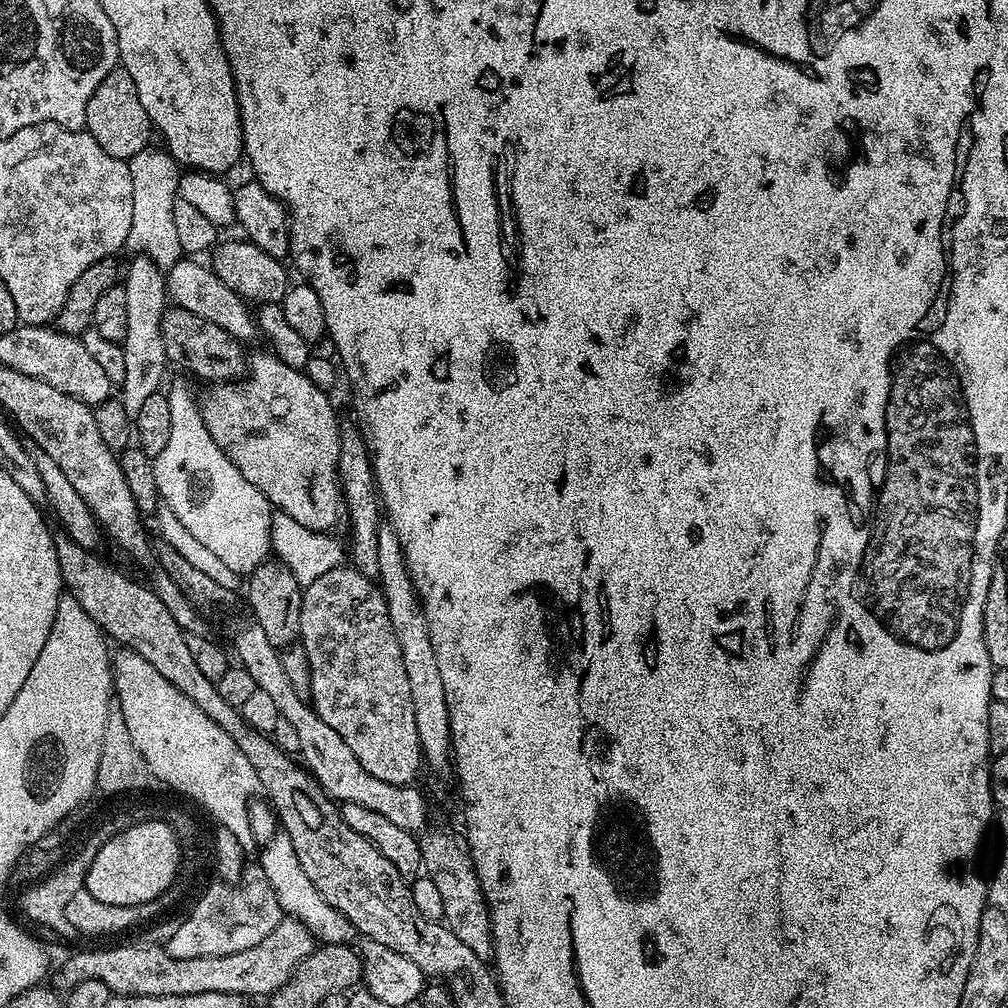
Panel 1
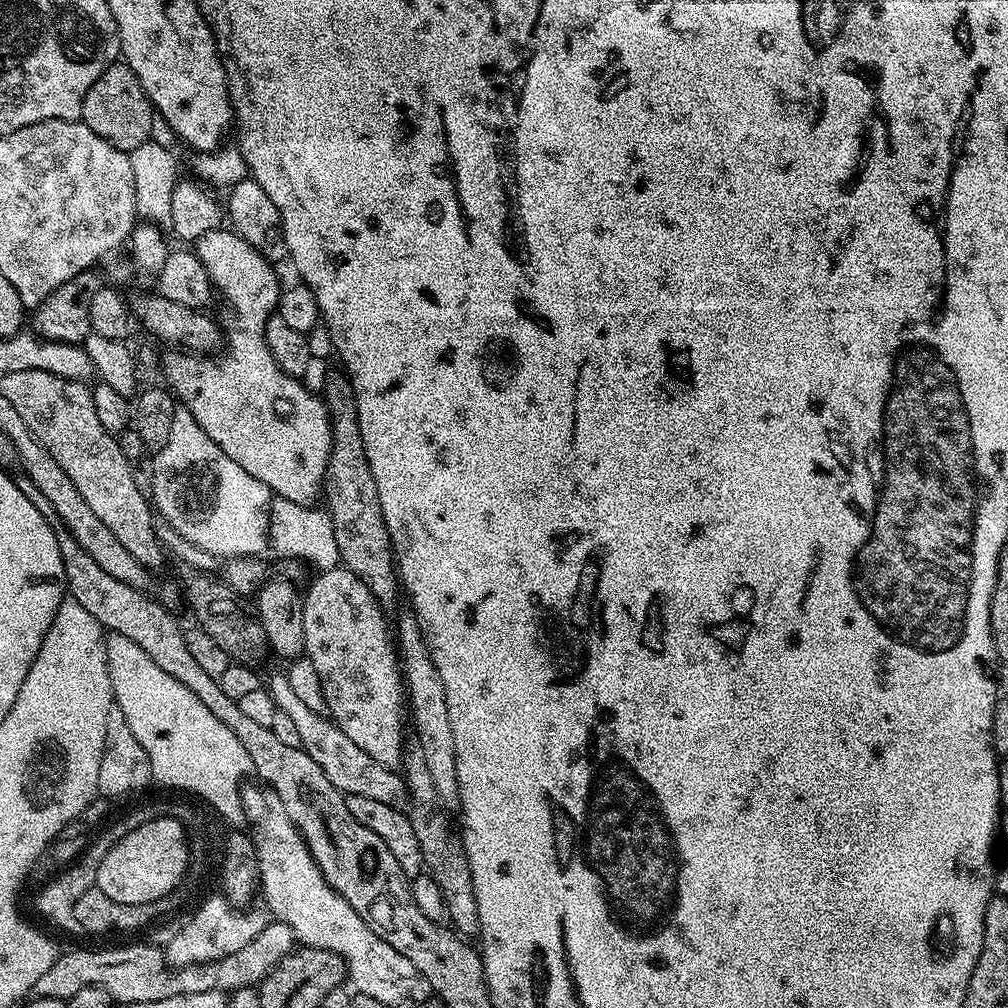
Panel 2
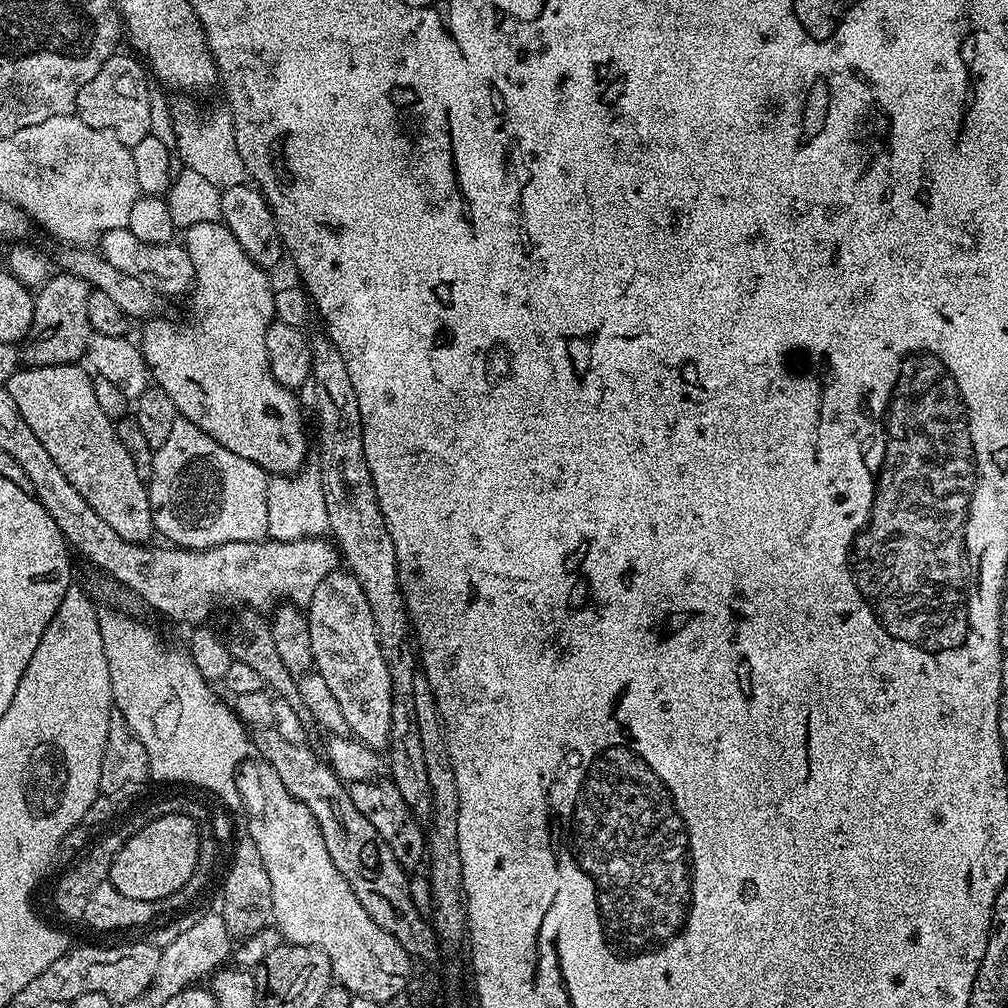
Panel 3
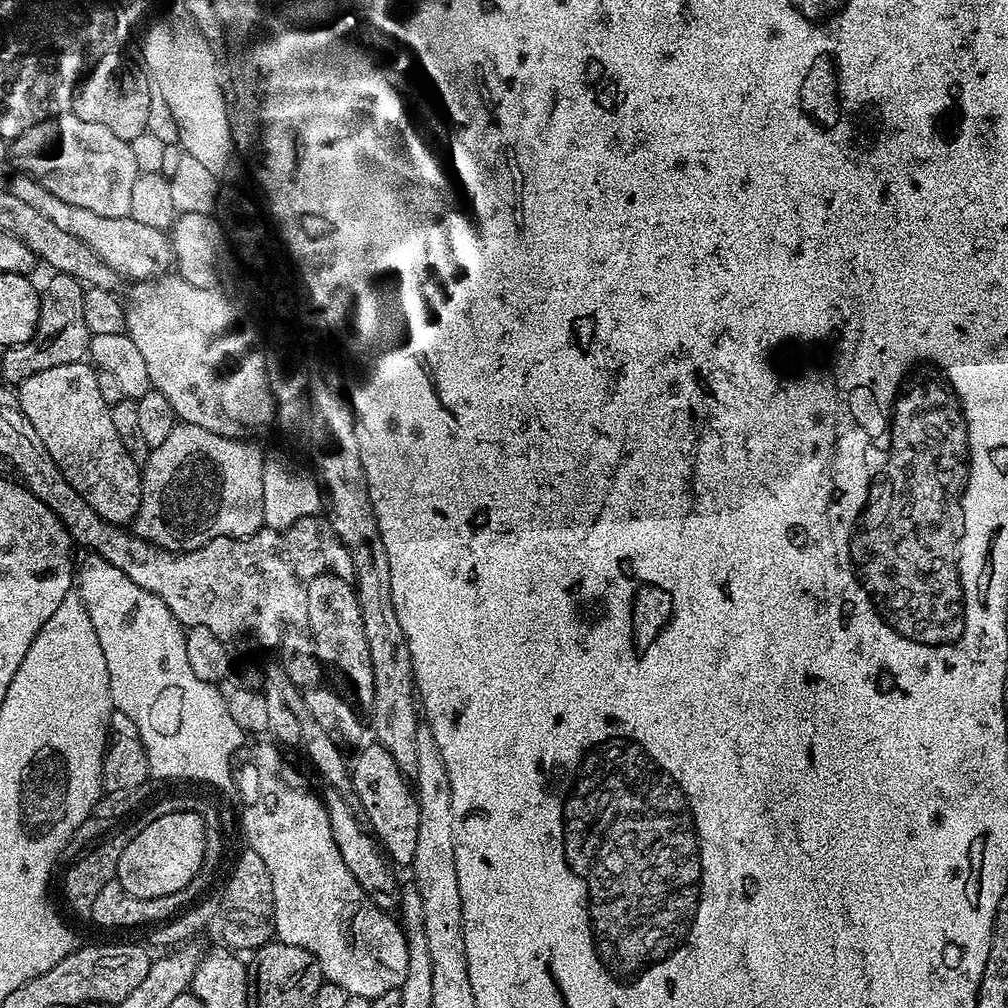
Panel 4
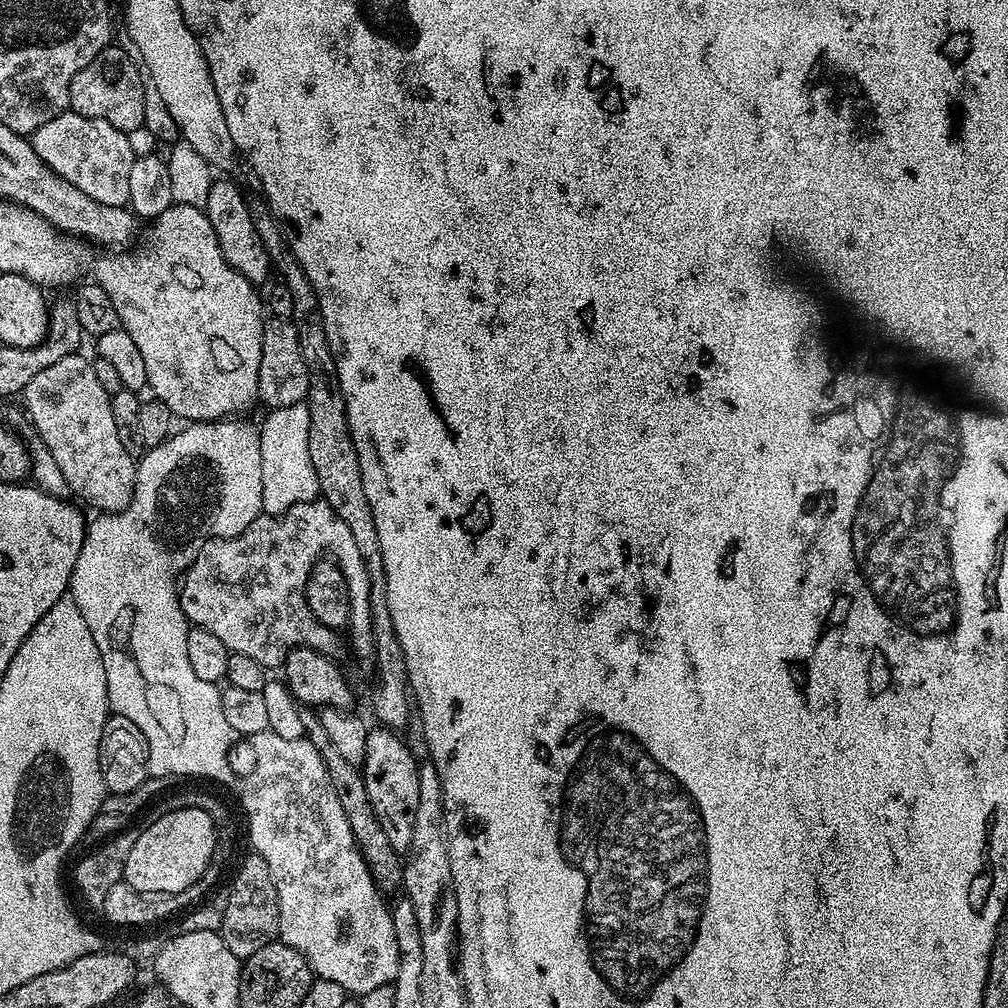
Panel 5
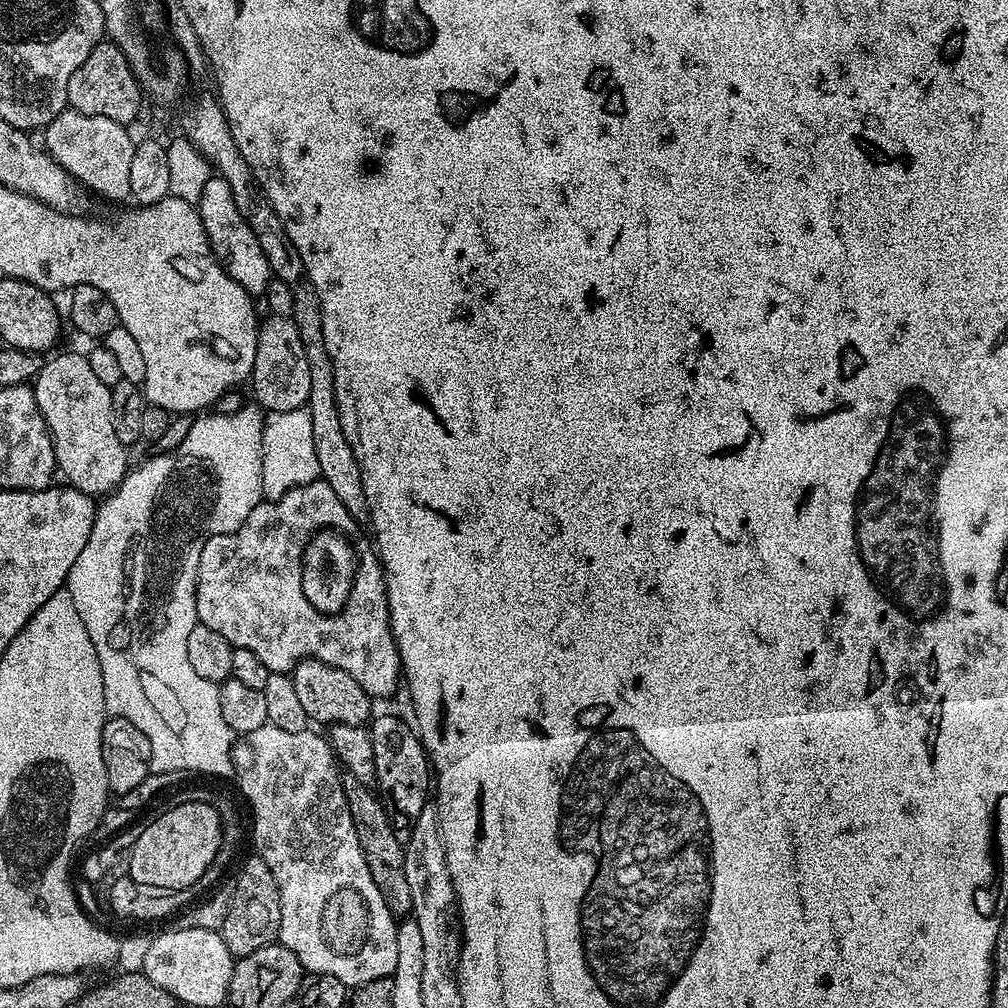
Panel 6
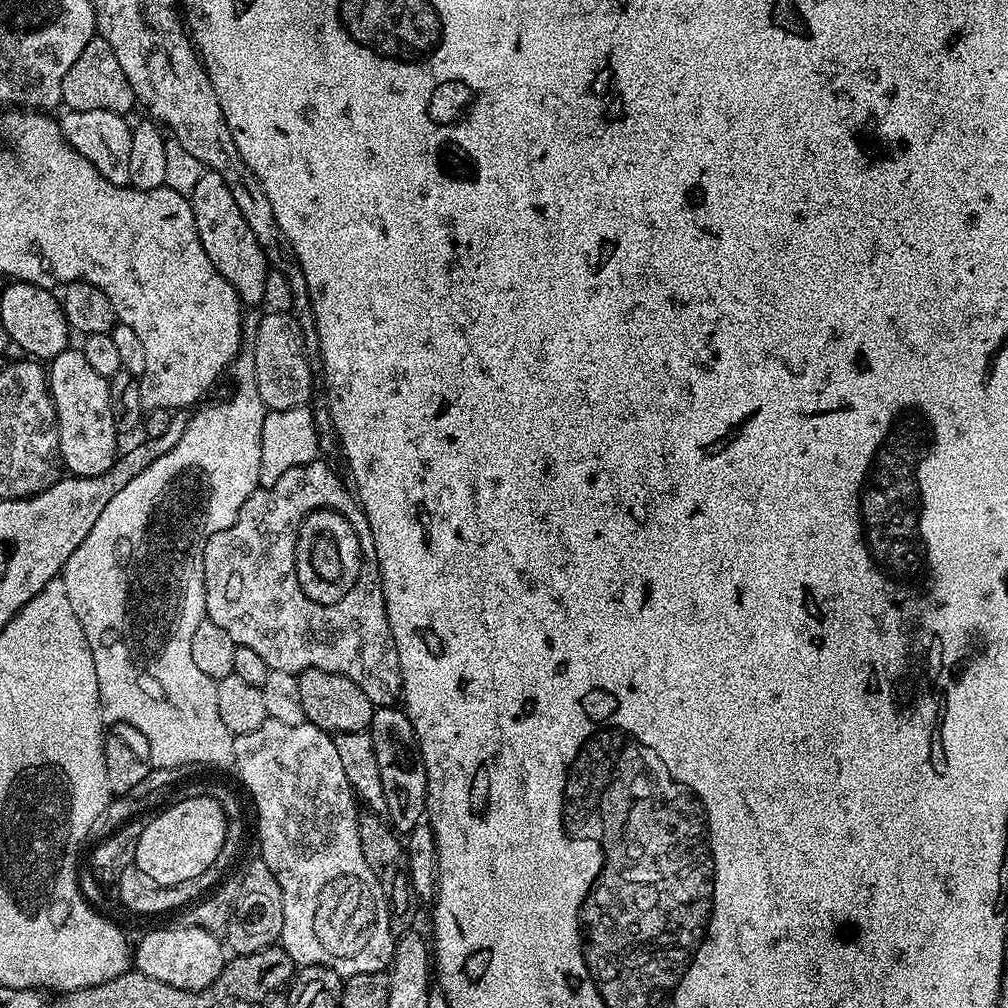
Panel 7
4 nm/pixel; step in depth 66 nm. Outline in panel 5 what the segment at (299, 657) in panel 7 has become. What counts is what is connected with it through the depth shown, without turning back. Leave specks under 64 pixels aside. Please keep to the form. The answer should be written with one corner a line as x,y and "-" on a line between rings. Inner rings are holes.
323,498
304,501
292,505
279,516
262,514
254,522
246,526
244,532
237,532
223,538
206,541
202,550
196,555
196,561
188,567
179,585
180,605
189,625
210,630
226,646
229,652
247,654
254,658
263,668
279,669
290,650
309,648
325,654
335,653
340,640
333,629
318,622
316,615
310,610
304,591
308,575
312,573
317,559
327,554
342,570
348,583
348,623
346,633
352,639
352,652
360,660
371,661
376,654
376,646
372,637
372,579
366,570
366,562
350,535
350,526
334,514
334,510

